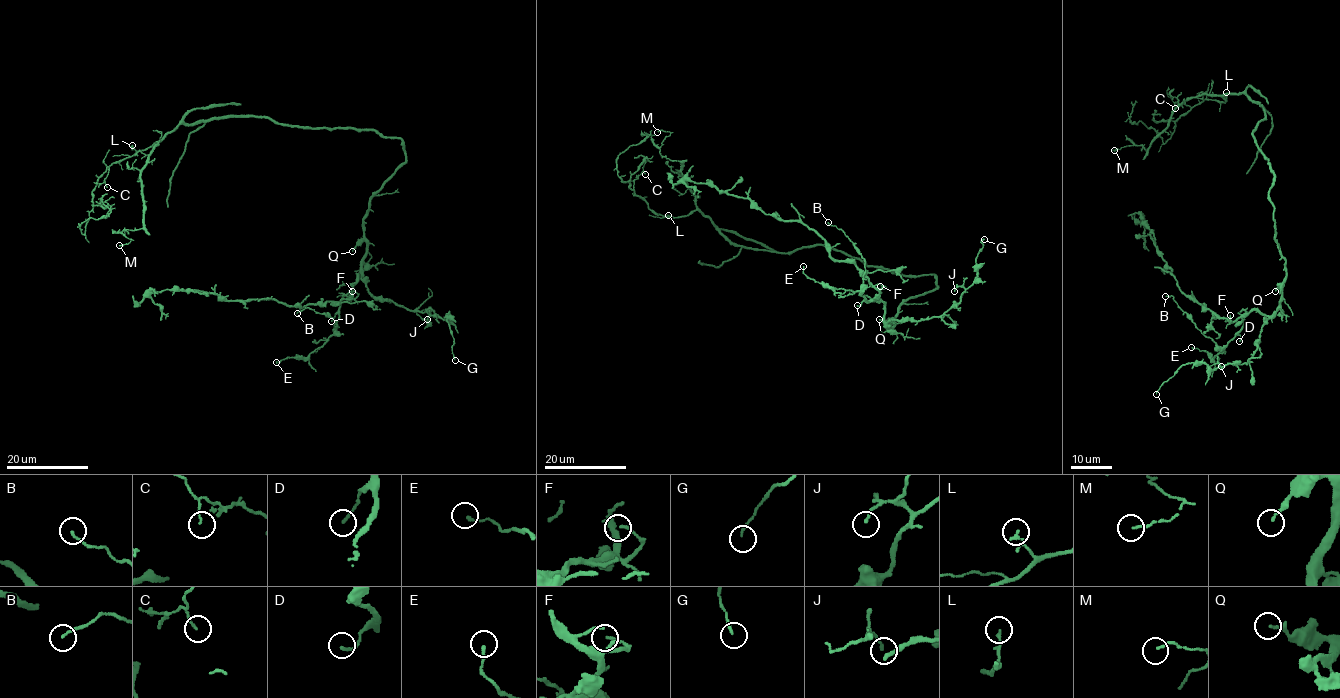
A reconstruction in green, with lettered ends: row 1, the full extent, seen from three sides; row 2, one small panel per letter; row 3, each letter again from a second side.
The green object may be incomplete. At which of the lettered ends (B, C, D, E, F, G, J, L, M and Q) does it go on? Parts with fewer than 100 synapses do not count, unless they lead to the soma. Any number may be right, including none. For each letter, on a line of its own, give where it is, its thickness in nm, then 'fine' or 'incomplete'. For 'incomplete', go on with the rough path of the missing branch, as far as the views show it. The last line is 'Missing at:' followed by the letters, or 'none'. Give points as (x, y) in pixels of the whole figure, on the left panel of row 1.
B: (297, 313) | 110 nm | fine
C: (107, 187) | 90 nm | fine
D: (331, 321) | 140 nm | fine
E: (276, 362) | 140 nm | fine
F: (352, 291) | 140 nm | fine
G: (455, 360) | 130 nm | fine
J: (427, 319) | 140 nm | fine
L: (132, 145) | 100 nm | fine
M: (119, 245) | 110 nm | fine
Q: (352, 251) | 140 nm | fine
Missing at: none

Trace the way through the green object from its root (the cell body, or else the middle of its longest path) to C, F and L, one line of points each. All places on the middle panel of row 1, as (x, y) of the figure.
C: (926, 274), (893, 274), (823, 245), (787, 253), (735, 246), (697, 210), (654, 213), (633, 189), (645, 174)
F: (926, 274), (934, 275), (937, 289), (904, 301), (893, 328), (885, 324), (880, 286)
L: (926, 274), (893, 274), (823, 245), (787, 253), (735, 246), (697, 210), (684, 216), (668, 215)

